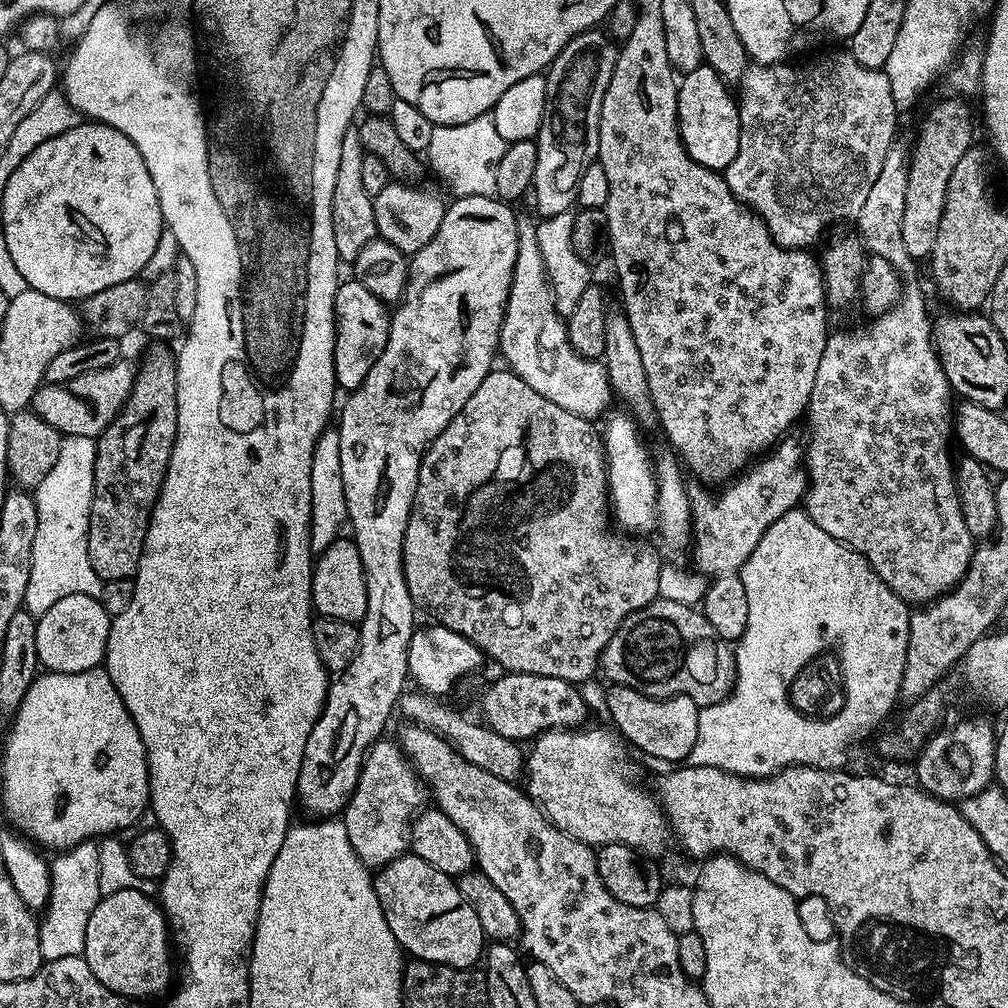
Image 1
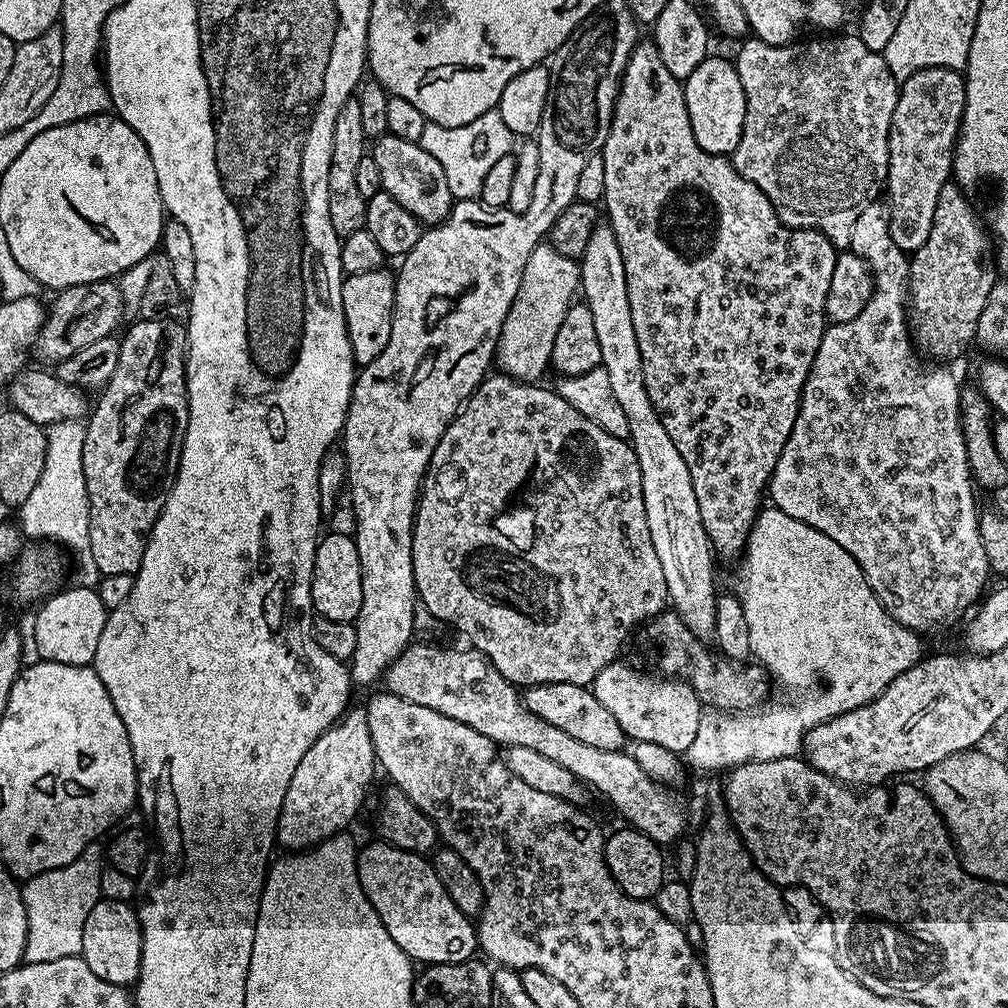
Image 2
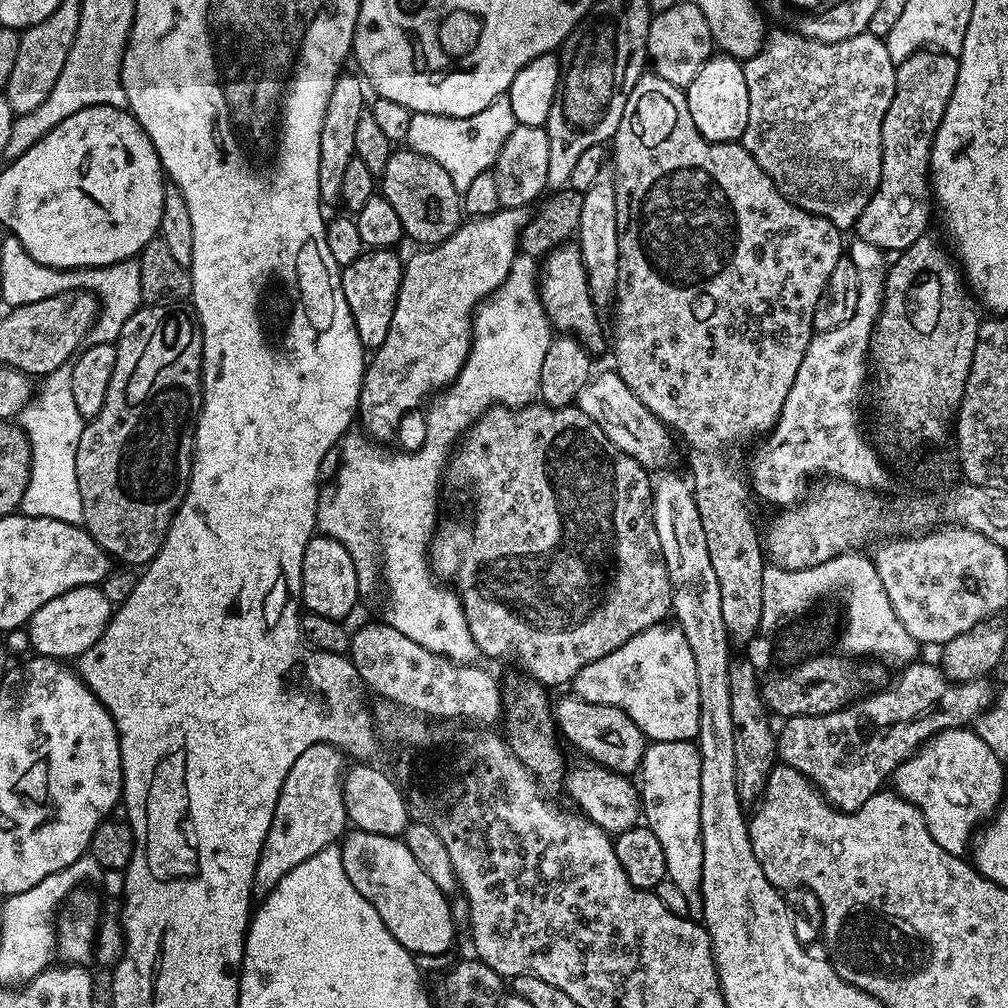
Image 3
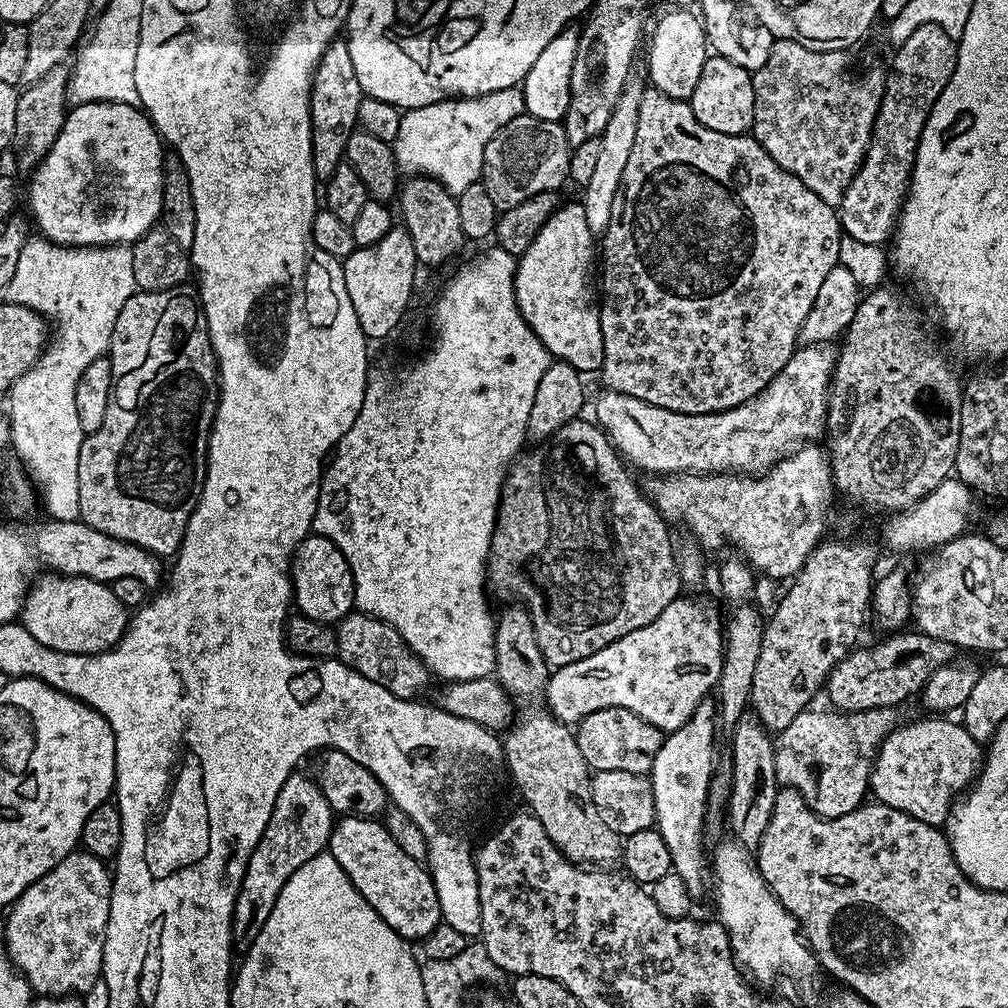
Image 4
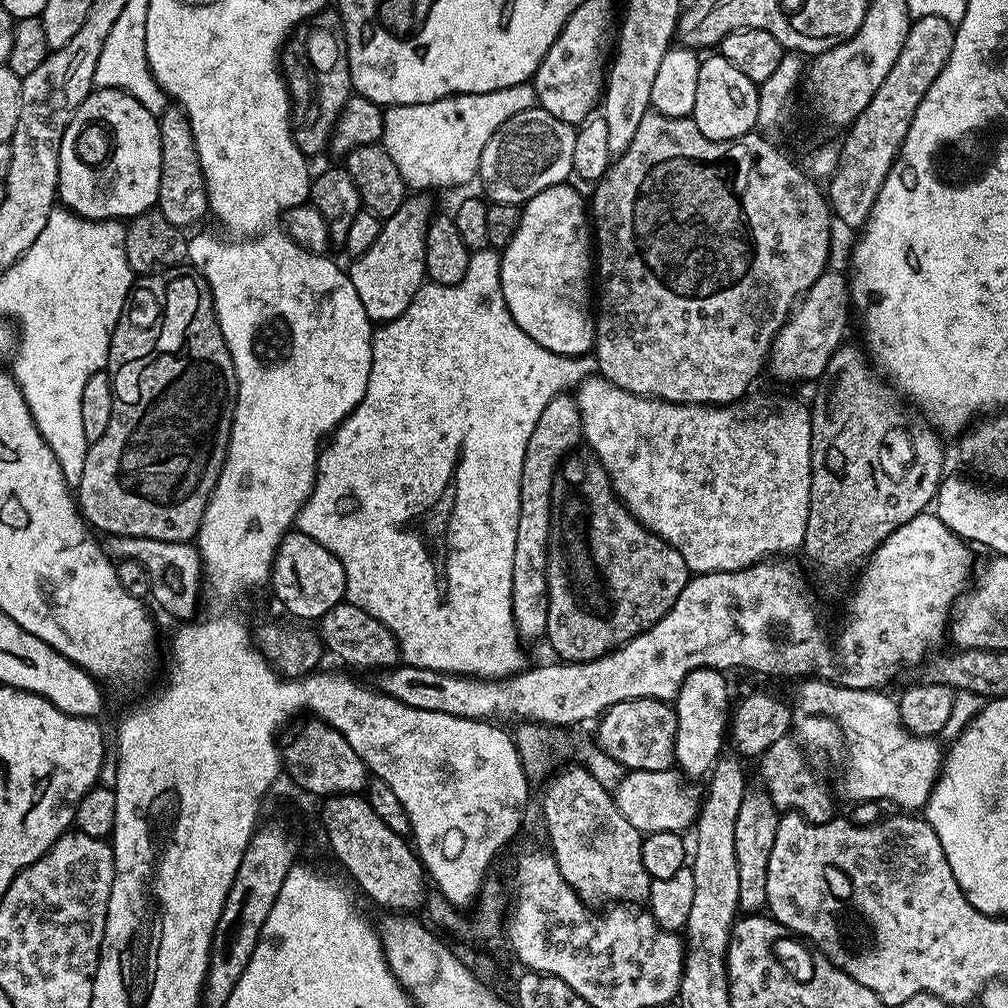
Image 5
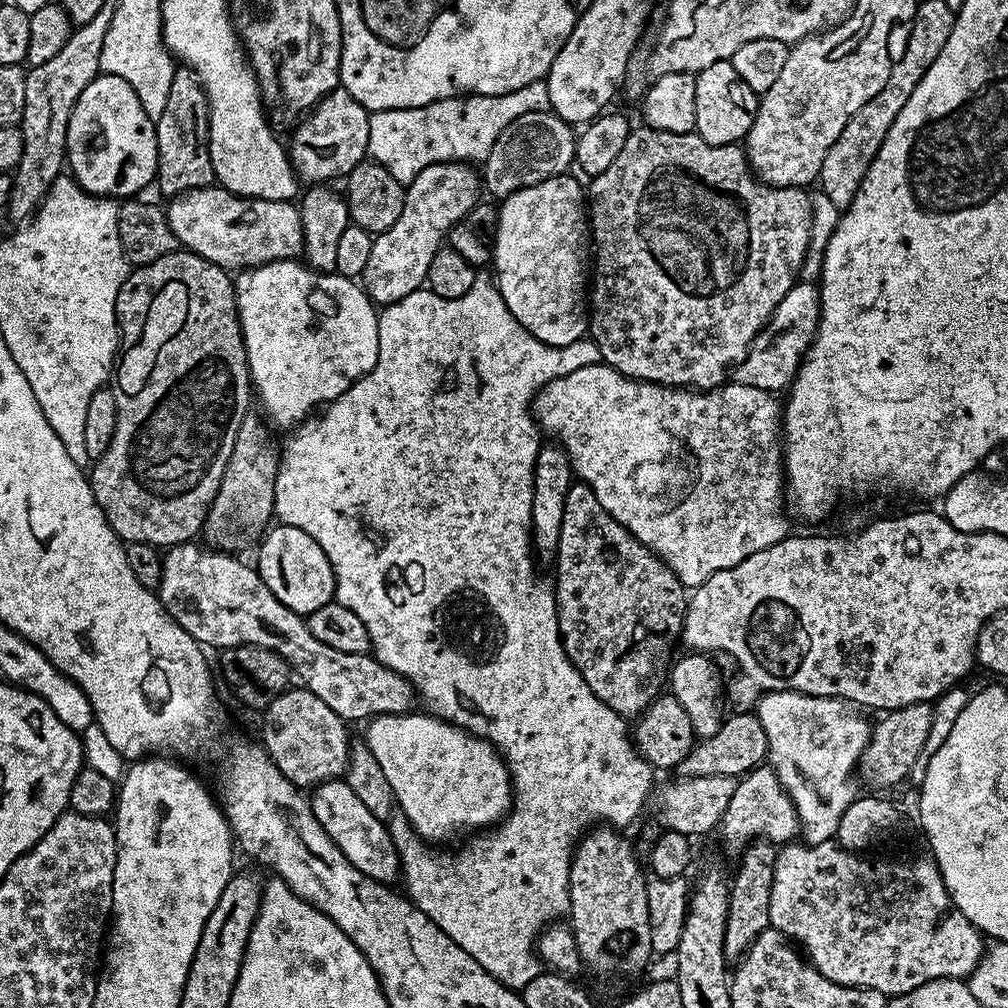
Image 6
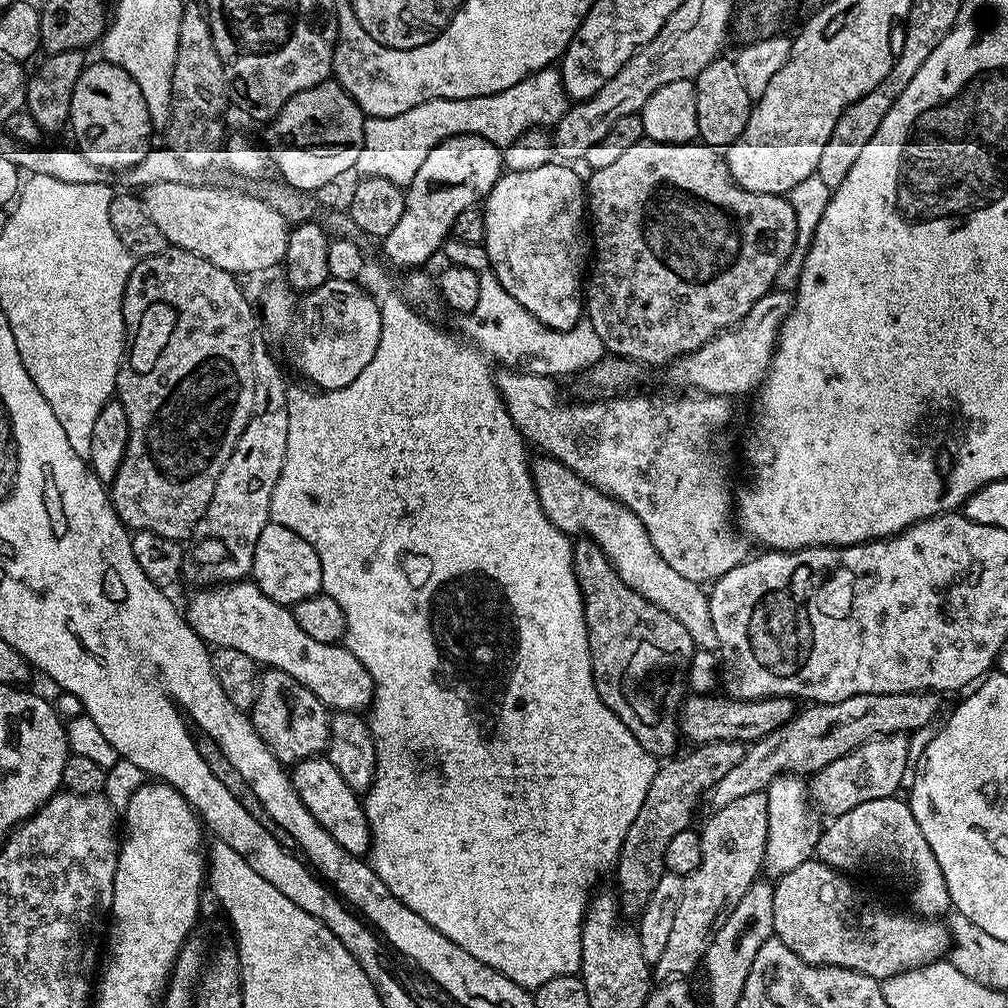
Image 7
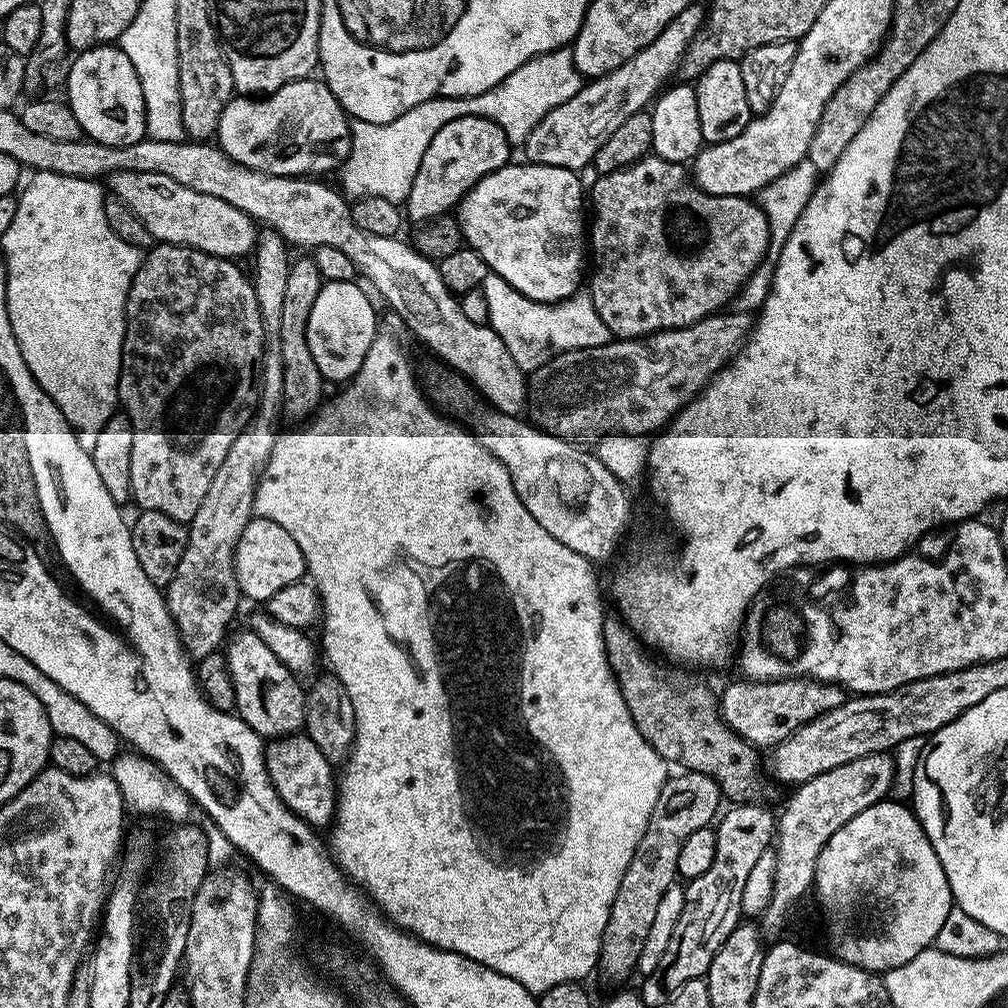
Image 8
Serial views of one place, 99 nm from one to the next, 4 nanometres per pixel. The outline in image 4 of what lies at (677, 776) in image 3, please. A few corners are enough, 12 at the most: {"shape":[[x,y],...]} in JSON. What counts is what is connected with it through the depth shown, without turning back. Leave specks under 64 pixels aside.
{"shape":[[704,699],[648,775],[655,827],[694,902],[718,710]]}

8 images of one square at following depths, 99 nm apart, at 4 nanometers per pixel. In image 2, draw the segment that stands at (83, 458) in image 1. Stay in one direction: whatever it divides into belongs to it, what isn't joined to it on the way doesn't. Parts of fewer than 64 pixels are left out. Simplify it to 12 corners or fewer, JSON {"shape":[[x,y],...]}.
{"shape":[[85,425],[47,429],[46,466],[18,509],[25,537],[76,555],[96,588],[82,474]]}

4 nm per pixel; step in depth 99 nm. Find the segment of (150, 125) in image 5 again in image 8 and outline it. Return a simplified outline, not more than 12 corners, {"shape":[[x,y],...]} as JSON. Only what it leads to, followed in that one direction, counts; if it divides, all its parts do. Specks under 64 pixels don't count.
{"shape":[[115,43],[77,51],[66,103],[87,139],[145,139],[142,82]]}

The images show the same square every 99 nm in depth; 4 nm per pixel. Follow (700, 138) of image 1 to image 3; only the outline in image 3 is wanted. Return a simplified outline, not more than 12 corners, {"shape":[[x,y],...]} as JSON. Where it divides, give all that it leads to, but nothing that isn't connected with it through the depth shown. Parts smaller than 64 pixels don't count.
{"shape":[[713,54],[686,90],[712,144],[744,139],[750,94],[741,61]]}

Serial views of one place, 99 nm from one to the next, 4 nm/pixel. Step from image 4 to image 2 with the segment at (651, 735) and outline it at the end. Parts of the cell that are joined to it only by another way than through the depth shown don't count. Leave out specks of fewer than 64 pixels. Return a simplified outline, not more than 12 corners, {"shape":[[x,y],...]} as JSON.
{"shape":[[537,684],[524,705],[570,738],[621,751],[618,718],[591,687]]}

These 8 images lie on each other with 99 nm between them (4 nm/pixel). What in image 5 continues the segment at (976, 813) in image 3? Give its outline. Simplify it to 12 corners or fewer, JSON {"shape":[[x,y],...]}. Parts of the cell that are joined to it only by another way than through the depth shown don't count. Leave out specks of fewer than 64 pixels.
{"shape":[[808,678],[791,697],[805,753],[851,802],[927,804],[941,741],[884,690]]}

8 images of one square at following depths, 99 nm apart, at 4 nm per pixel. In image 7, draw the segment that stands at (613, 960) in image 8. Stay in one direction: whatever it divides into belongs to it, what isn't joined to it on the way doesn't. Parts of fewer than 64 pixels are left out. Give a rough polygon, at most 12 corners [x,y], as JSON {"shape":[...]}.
{"shape":[[715,740],[657,767],[614,865],[625,917],[664,877],[666,846],[742,762]]}

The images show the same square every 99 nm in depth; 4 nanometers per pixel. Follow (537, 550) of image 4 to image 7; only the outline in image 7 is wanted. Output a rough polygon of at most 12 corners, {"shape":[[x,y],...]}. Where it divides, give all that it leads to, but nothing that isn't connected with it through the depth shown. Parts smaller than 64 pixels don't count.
{"shape":[[575,541],[592,677],[651,756],[677,751],[668,668],[691,634]]}

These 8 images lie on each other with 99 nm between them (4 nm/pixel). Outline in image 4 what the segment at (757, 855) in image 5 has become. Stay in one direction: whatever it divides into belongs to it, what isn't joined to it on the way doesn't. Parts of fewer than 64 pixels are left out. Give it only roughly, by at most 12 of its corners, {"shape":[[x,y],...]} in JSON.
{"shape":[[746,710],[730,734],[731,835],[755,850],[778,785],[773,733]]}

